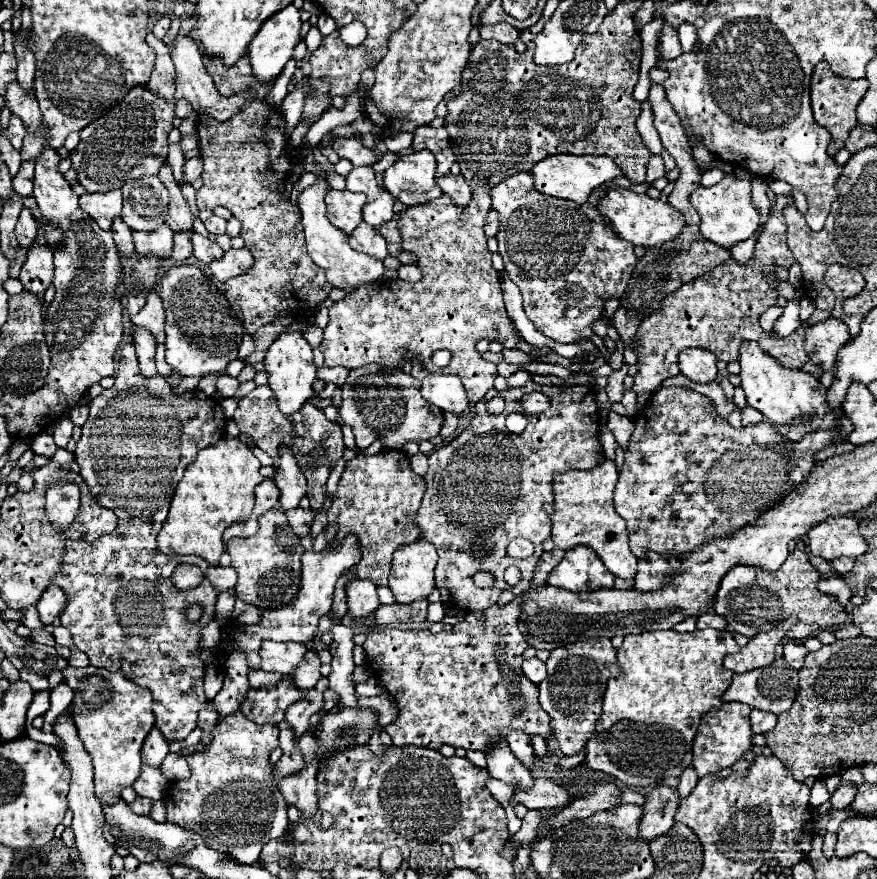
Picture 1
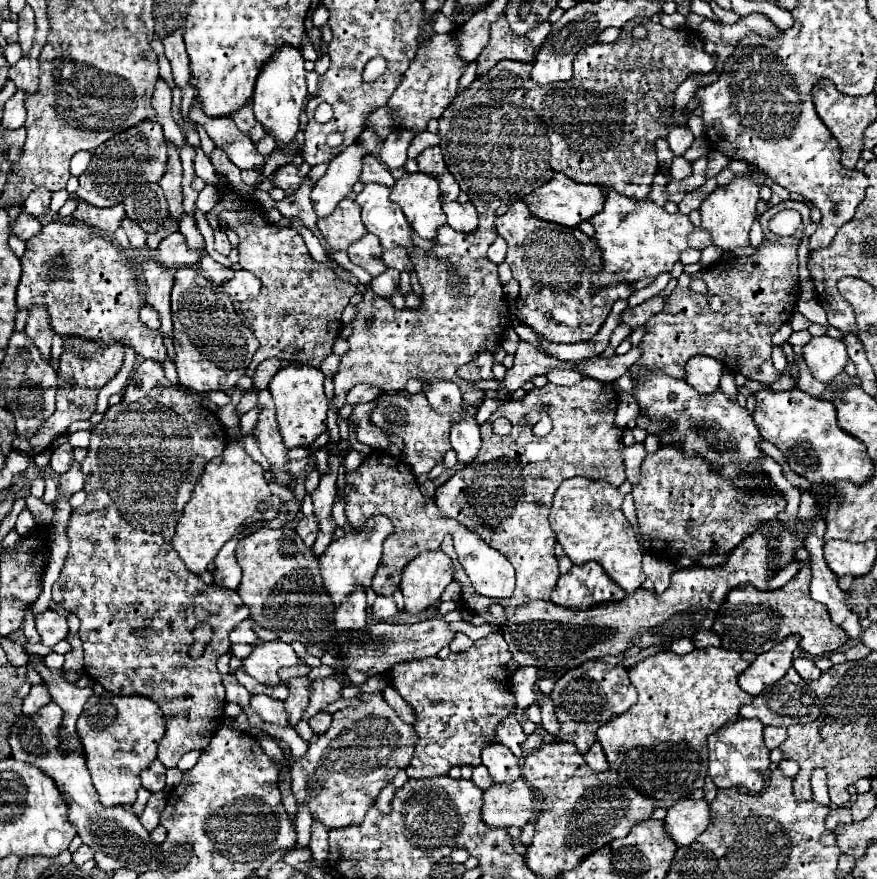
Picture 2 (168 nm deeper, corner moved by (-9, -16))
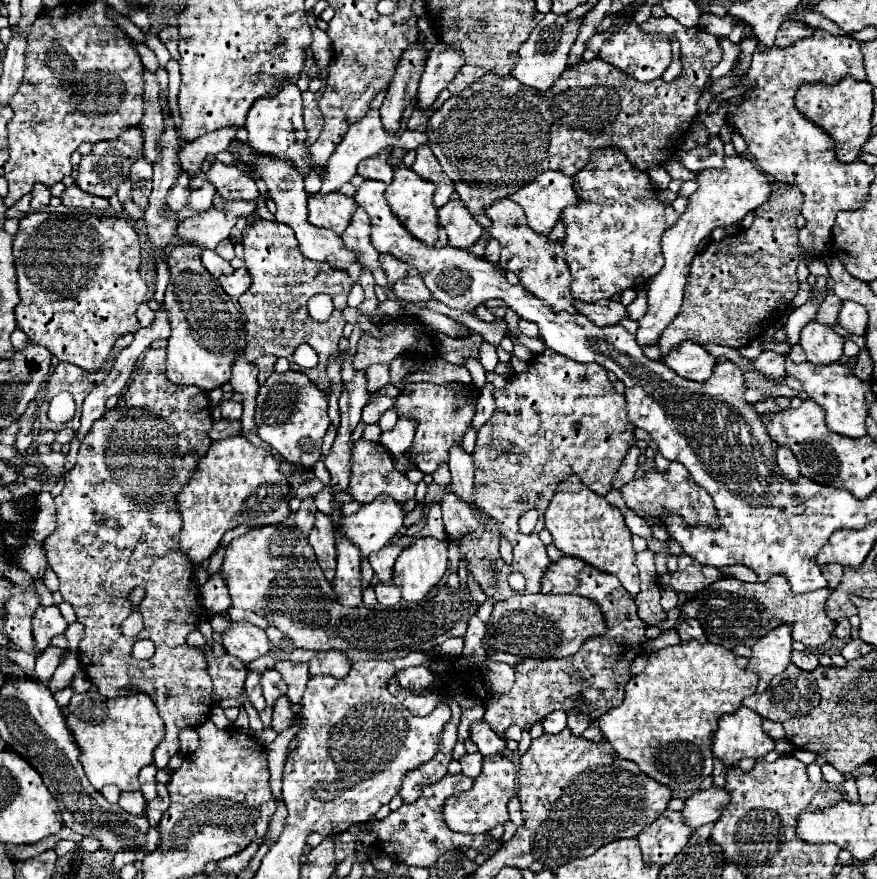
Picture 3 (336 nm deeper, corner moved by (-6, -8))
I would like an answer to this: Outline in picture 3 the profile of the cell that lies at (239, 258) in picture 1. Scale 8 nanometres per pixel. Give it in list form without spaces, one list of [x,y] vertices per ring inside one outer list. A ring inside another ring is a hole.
[[[238,268],[234,274],[230,276],[220,276],[220,286],[224,288],[224,292],[232,298],[238,298],[242,296],[248,288],[250,288],[252,280],[250,280],[250,274],[246,268]]]

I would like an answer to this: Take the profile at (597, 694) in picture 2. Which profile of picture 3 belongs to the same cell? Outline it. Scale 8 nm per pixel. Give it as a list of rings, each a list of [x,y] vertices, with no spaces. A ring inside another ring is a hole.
[[[570,712],[568,714],[568,728],[576,736],[580,736],[590,724],[592,724],[592,720],[586,714],[582,714],[582,712]]]

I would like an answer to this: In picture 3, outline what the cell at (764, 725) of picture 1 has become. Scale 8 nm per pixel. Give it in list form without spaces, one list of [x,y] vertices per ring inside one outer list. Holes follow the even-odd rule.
[[[764,720],[764,732],[766,732],[772,740],[782,740],[782,738],[784,738],[784,726],[782,726],[780,722]]]

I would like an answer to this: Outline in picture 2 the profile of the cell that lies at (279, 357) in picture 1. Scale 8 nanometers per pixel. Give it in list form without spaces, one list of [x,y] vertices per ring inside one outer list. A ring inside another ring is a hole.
[[[289,364],[287,368],[281,368],[273,376],[269,384],[269,392],[277,408],[277,422],[279,422],[279,430],[285,446],[289,448],[311,446],[315,438],[325,430],[325,424],[327,424],[329,400],[323,390],[323,372],[307,364]]]

